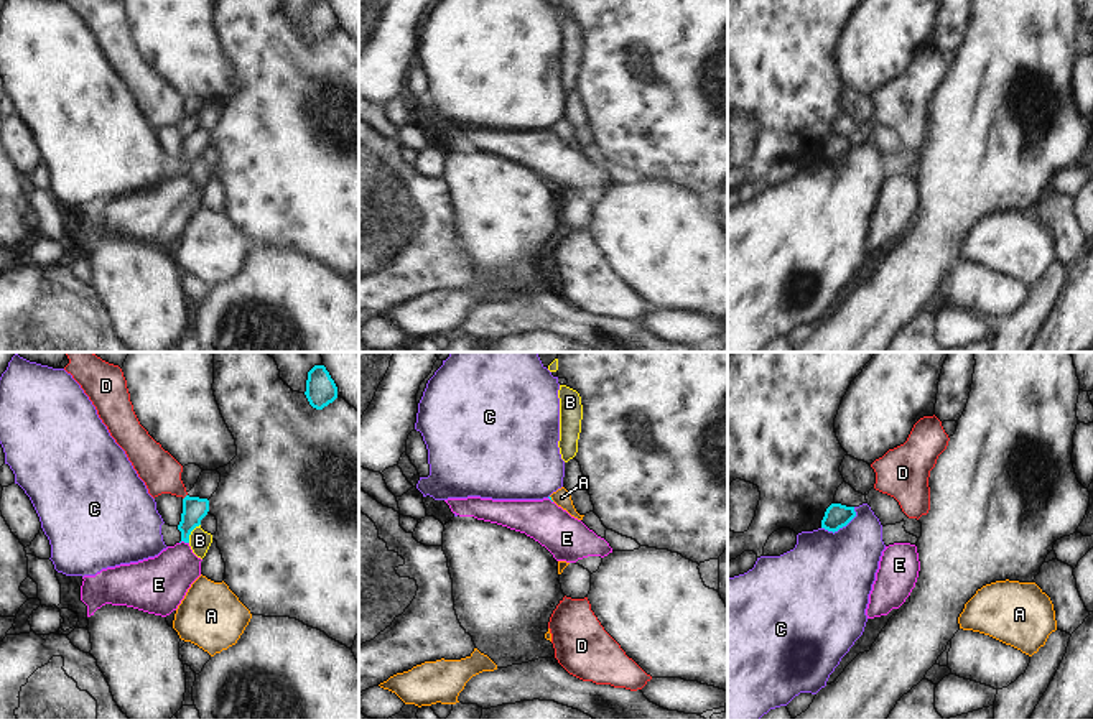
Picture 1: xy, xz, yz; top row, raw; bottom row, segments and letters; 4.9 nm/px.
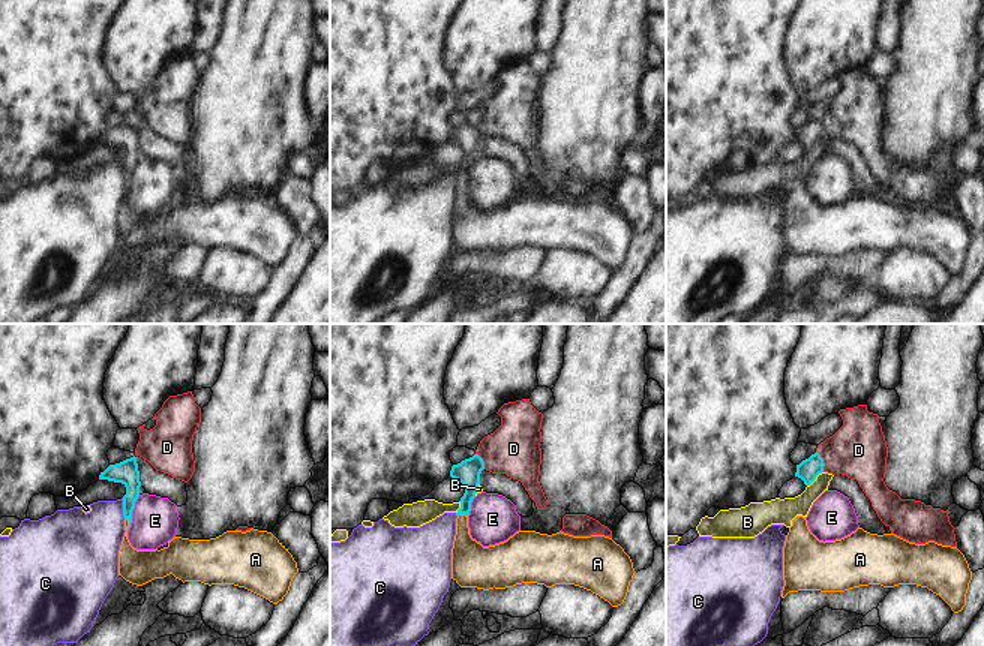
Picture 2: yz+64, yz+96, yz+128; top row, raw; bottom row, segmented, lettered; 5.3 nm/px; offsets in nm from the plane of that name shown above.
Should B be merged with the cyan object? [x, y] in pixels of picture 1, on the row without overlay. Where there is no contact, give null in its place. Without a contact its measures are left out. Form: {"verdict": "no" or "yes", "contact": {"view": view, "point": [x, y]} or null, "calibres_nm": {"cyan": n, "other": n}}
{"verdict": "no", "contact": {"view": "xy", "point": [190, 165]}, "calibres_nm": {"cyan": 120, "other": 110}}

